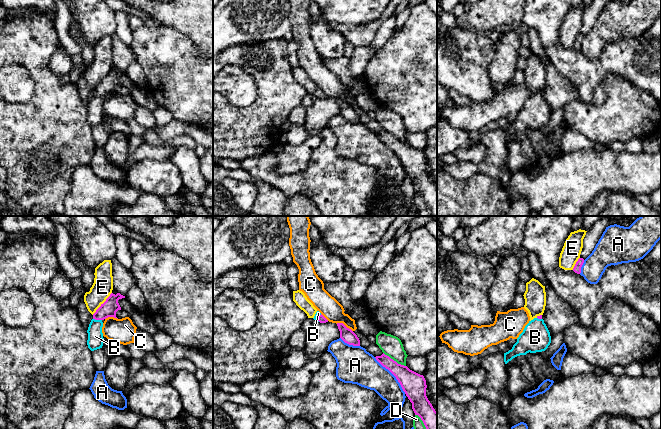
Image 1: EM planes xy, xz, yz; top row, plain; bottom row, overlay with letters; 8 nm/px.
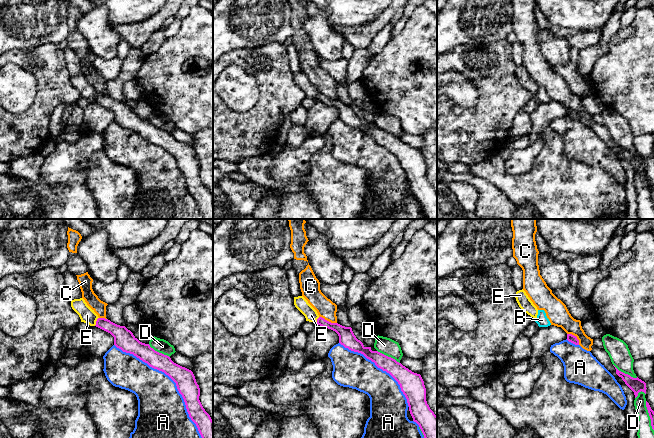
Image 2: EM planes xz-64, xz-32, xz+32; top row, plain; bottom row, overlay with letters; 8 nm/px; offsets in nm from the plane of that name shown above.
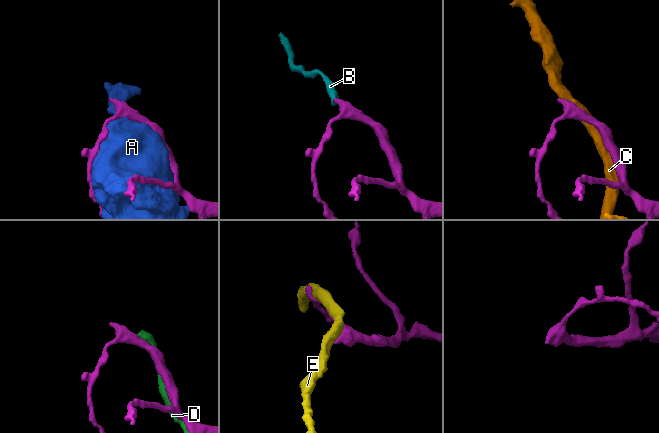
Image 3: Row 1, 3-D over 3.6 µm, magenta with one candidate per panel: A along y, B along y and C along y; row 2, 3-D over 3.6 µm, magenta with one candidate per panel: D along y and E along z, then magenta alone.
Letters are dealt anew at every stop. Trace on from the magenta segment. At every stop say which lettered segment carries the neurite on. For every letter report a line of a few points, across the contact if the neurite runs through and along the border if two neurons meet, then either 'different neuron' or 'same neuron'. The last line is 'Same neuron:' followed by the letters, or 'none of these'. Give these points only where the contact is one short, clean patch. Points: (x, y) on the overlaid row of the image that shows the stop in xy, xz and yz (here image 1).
A: different neuron
B: line xy (109, 308), (97, 319), (95, 336); same neuron
C: line xz (336, 323), (342, 323), (352, 331); different neuron
D: different neuron
E: different neuron
Same neuron: B

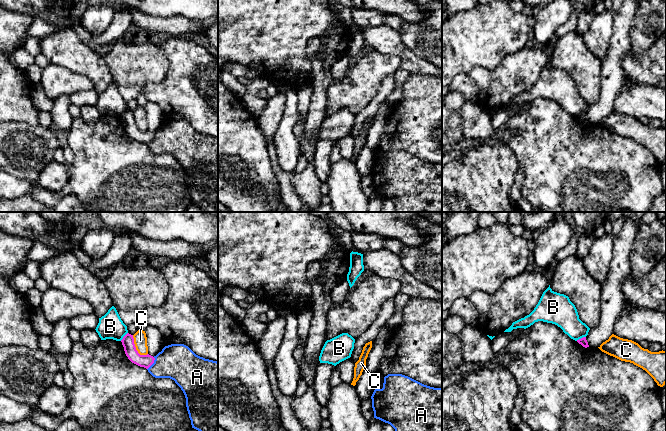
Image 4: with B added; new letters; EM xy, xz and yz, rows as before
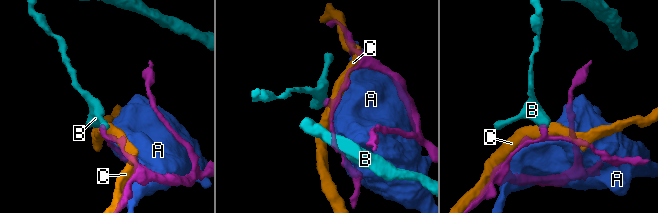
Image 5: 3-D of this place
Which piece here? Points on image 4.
A: different neuron
B: line yz (585, 336), (576, 340); different neuron
C: different neuron
Same neuron: none of these

